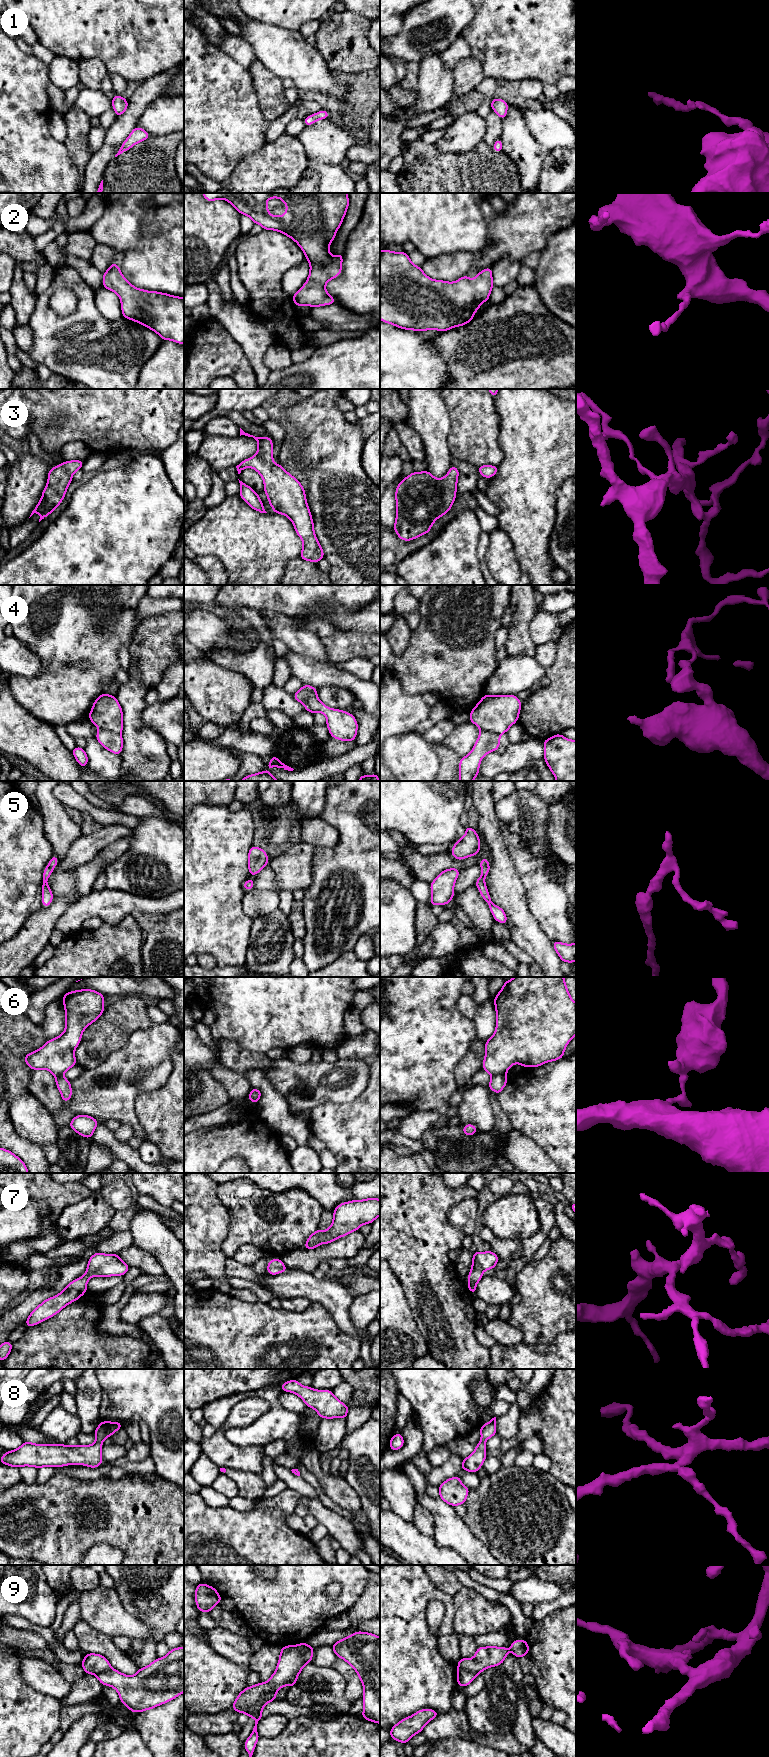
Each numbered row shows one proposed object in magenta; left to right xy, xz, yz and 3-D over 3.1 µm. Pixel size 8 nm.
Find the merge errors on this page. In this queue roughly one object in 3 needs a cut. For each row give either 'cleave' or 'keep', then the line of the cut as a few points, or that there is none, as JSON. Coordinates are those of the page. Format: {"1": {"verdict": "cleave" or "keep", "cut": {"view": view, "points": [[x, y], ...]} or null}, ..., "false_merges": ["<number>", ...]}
{"1": {"verdict": "keep", "cut": null}, "2": {"verdict": "keep", "cut": null}, "3": {"verdict": "keep", "cut": null}, "4": {"verdict": "cleave", "cut": {"view": "xy", "points": [[100, 729], [120, 734]]}}, "5": {"verdict": "keep", "cut": null}, "6": {"verdict": "cleave", "cut": {"view": "yz", "points": [[504, 1074], [494, 1074], [492, 1076]]}}, "7": {"verdict": "keep", "cut": null}, "8": {"verdict": "keep", "cut": null}, "9": {"verdict": "cleave", "cut": {"view": "yz", "points": [[458, 1668], [471, 1670], [477, 1674]]}}, "false_merges": ["4", "6", "9"]}

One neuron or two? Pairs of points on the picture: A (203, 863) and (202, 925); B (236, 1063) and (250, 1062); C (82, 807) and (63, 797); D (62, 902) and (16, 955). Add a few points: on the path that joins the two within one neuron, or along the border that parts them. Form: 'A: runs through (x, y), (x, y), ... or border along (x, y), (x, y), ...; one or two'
A: runs through (202, 878), (202, 910); one
B: runs through (239, 1062), (247, 1062); one
C: runs through (77, 802), (68, 797); one
D: runs through (50, 915), (37, 928), (29, 942); one

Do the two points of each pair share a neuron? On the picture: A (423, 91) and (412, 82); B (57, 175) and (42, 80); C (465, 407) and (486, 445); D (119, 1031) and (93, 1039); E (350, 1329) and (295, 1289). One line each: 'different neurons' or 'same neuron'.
A: different neurons
B: same neuron
C: same neuron
D: same neuron
E: same neuron

